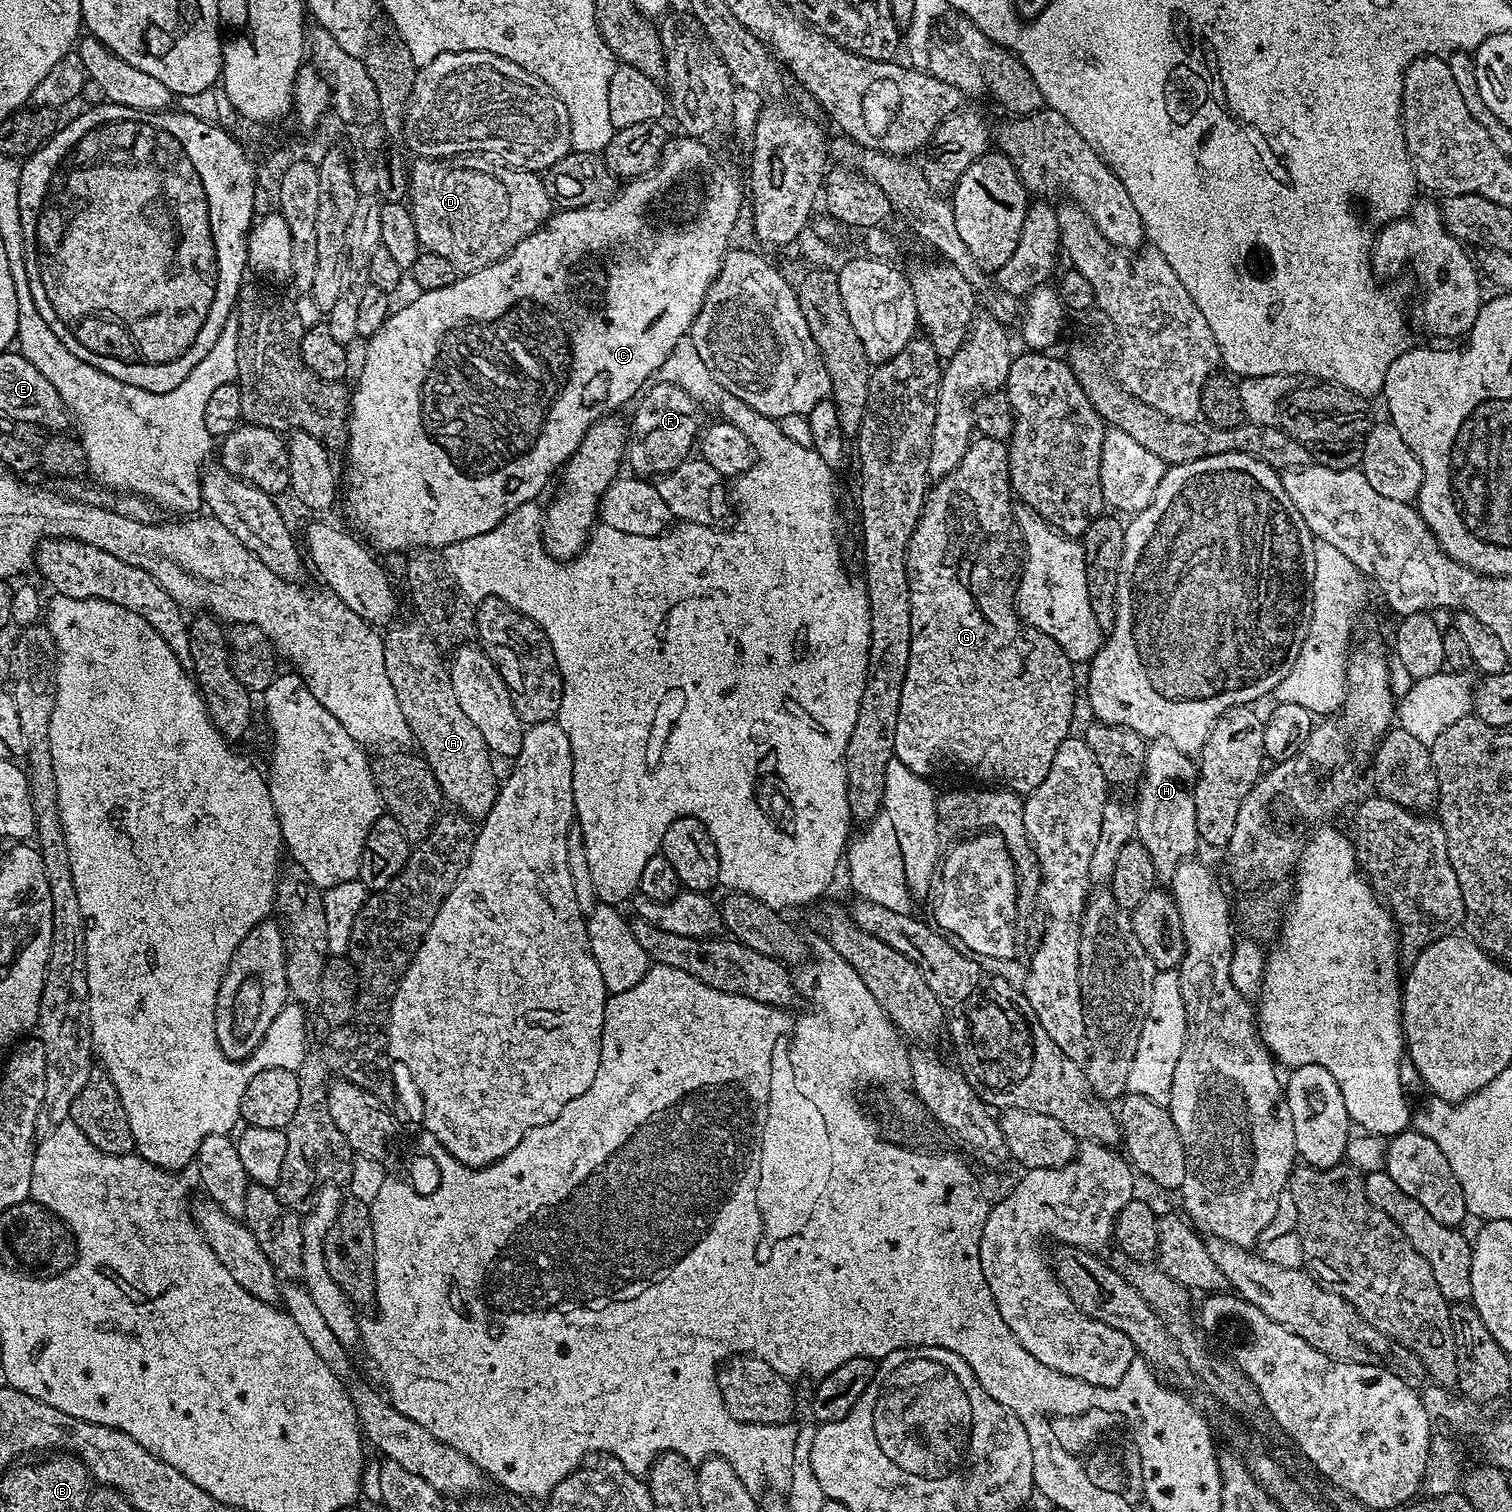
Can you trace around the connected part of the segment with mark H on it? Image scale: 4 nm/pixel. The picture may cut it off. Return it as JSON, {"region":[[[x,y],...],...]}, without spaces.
{"region":[[[1157,739],[1147,745],[1144,773],[1138,781],[1140,798],[1138,804],[1135,803],[1134,806],[1136,812],[1135,835],[1138,837],[1141,846],[1146,850],[1146,854],[1150,854],[1157,877],[1164,882],[1171,881],[1174,870],[1183,860],[1197,855],[1196,844],[1201,843],[1198,834],[1198,822],[1194,818],[1194,794],[1192,793],[1196,788],[1197,771],[1197,761],[1182,750],[1175,748],[1167,740]]]}

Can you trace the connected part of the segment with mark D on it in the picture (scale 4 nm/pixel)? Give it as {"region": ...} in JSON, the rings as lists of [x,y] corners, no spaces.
{"region":[[[488,158],[413,159],[407,199],[421,249],[442,254],[460,274],[477,272],[501,260],[553,215],[552,193],[540,179],[535,172],[501,166]]]}

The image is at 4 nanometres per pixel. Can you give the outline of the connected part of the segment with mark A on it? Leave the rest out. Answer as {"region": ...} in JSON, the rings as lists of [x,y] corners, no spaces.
{"region":[[[393,623],[383,633],[386,678],[390,678],[390,686],[394,686],[398,706],[402,706],[402,714],[406,718],[408,729],[412,731],[412,740],[414,744],[417,744],[415,747],[418,749],[419,755],[423,756],[430,766],[445,801],[455,811],[464,813],[473,821],[483,821],[494,806],[498,791],[498,776],[496,780],[496,772],[492,769],[494,757],[488,751],[486,742],[482,742],[482,734],[474,727],[474,722],[470,722],[470,718],[466,718],[462,706],[458,706],[458,697],[454,694],[454,686],[450,682],[448,664],[445,657],[444,660],[440,657],[442,655],[440,645],[424,631],[419,623],[400,623]]]}

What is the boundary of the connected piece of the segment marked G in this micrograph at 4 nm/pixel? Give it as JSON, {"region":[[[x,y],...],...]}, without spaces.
{"region":[[[977,435],[972,443],[968,445],[966,454],[962,458],[959,466],[950,474],[939,477],[929,487],[928,494],[924,497],[924,511],[920,514],[920,520],[916,524],[914,534],[908,539],[907,562],[908,581],[910,582],[910,602],[912,603],[912,637],[910,638],[910,666],[906,666],[906,682],[902,682],[902,702],[898,706],[898,730],[894,730],[894,756],[904,762],[916,775],[932,778],[932,775],[939,768],[944,768],[947,764],[953,764],[956,768],[965,768],[970,775],[977,776],[980,780],[993,780],[996,783],[993,785],[999,786],[1001,789],[1011,790],[1017,794],[1027,794],[1039,786],[1042,778],[1046,778],[1046,774],[1050,774],[1050,762],[1054,762],[1054,754],[1058,754],[1058,746],[1063,740],[1067,740],[1073,731],[1072,711],[1076,708],[1076,680],[1072,677],[1074,662],[1062,650],[1062,646],[1058,646],[1058,642],[1054,642],[1054,638],[1050,638],[1045,632],[1038,631],[1037,628],[1026,626],[1020,618],[1020,613],[1016,611],[1016,585],[1018,583],[1018,573],[1022,568],[1021,548],[1022,541],[1016,527],[1016,518],[1014,515],[1012,482],[1008,479],[1008,445],[1003,440],[995,440],[989,436]]]}

